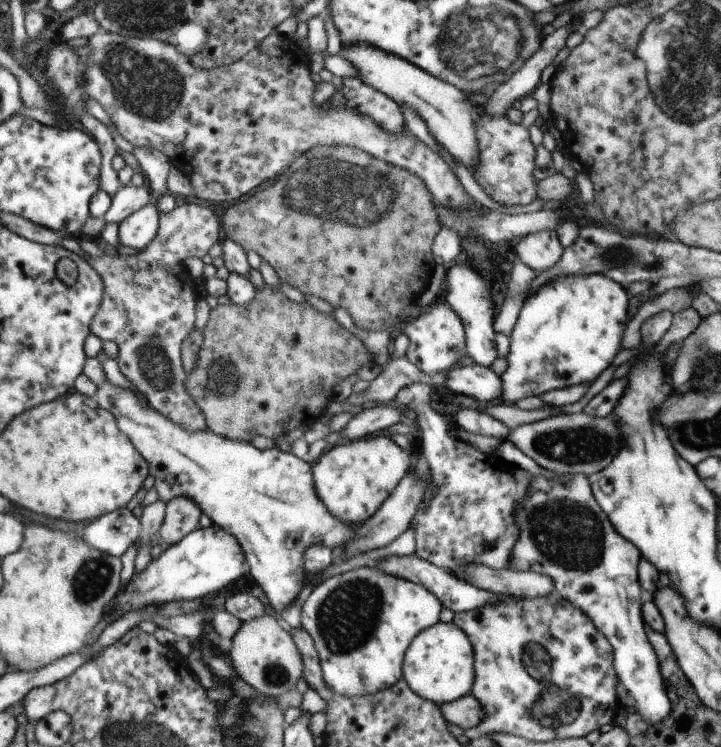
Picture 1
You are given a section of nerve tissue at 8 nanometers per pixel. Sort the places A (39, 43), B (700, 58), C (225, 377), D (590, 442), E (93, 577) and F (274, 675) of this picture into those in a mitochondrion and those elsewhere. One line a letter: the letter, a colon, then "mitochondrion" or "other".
A: other
B: mitochondrion
C: mitochondrion
D: mitochondrion
E: mitochondrion
F: mitochondrion

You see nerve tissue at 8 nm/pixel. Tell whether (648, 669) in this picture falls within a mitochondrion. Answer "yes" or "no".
no

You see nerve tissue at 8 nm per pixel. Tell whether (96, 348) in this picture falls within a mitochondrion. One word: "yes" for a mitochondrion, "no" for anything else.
no

